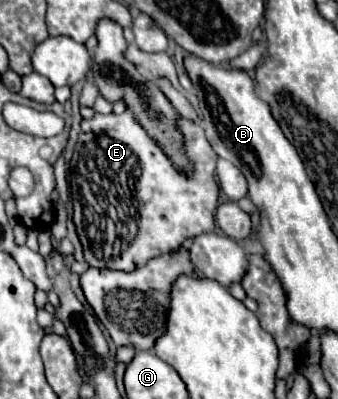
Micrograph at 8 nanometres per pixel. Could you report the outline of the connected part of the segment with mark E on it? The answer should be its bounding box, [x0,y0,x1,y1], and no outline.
[69,109,217,271]

